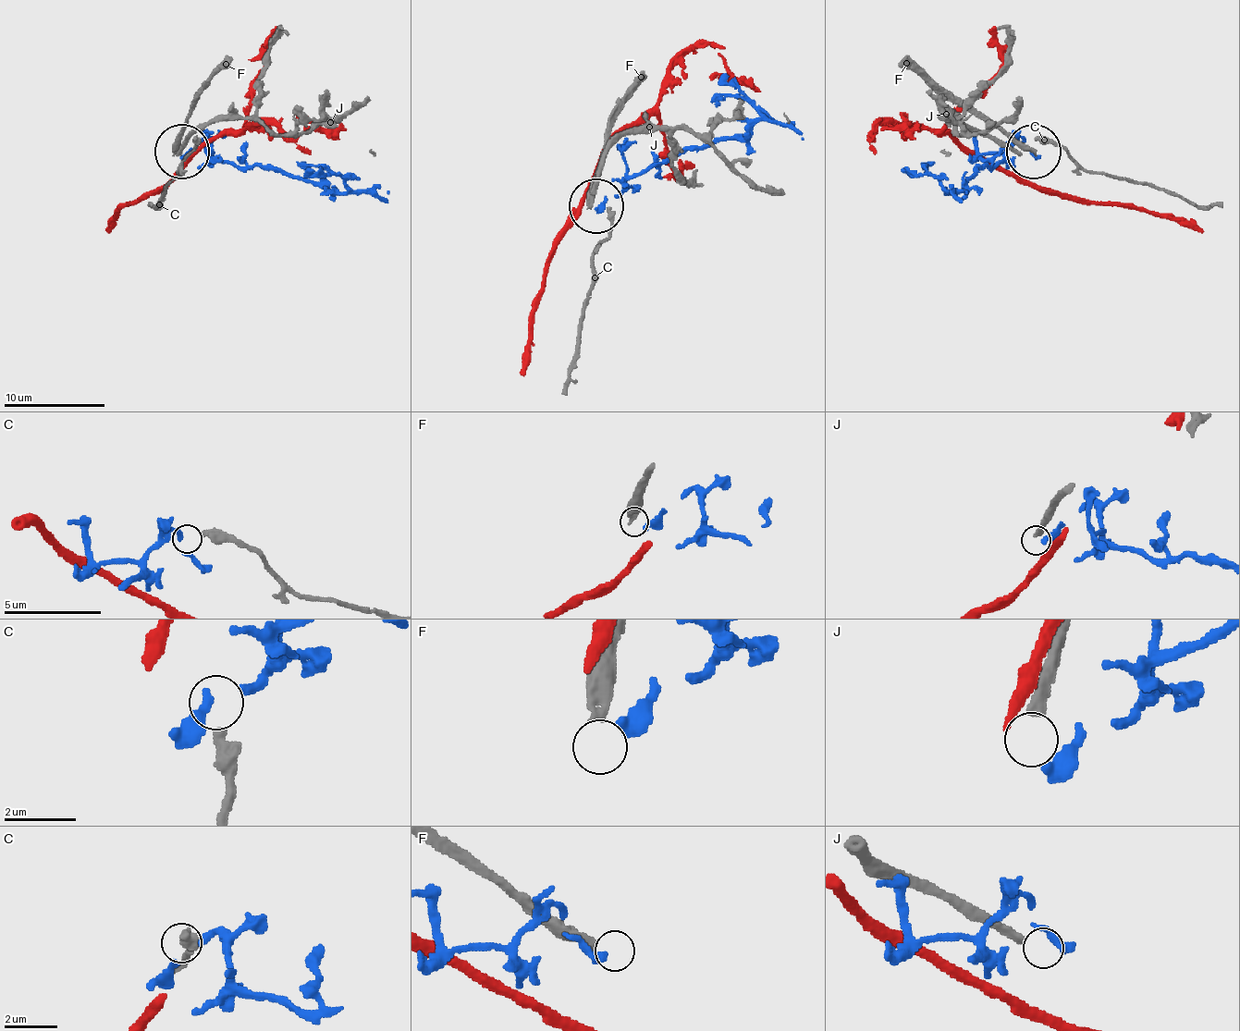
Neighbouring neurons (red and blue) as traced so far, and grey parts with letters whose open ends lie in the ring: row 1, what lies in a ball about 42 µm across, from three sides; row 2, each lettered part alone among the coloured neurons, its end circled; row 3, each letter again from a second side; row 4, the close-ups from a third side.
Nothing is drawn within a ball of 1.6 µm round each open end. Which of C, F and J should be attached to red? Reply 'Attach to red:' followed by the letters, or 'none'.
Attach to red: none

